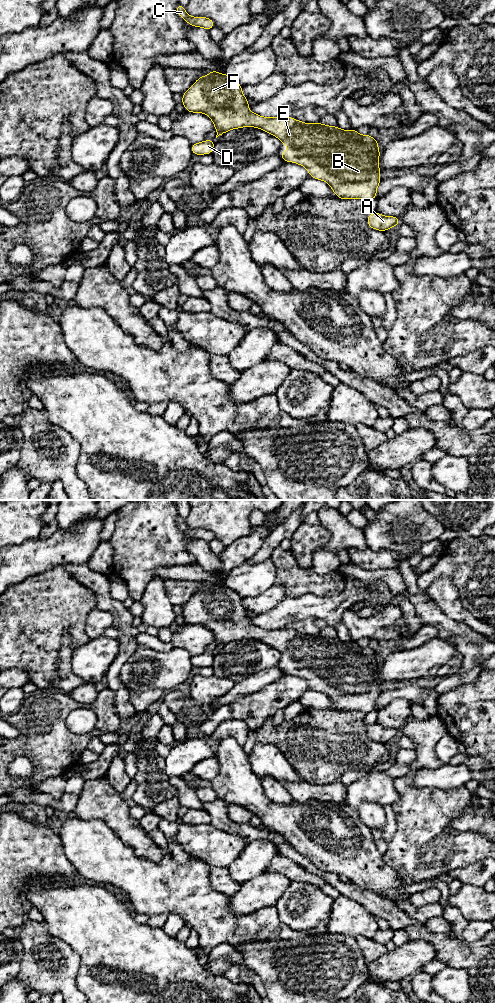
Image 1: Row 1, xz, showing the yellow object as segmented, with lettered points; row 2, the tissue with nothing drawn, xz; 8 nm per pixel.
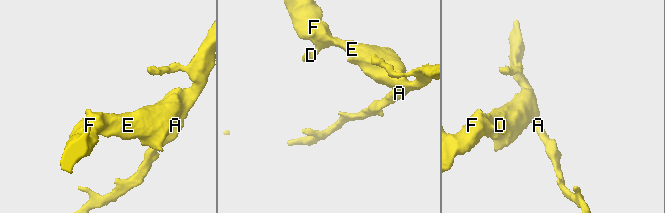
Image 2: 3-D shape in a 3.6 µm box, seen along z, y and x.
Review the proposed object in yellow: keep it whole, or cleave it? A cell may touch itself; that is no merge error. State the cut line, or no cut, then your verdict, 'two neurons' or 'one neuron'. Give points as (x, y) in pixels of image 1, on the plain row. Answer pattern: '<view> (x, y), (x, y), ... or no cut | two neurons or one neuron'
no cut | one neuron

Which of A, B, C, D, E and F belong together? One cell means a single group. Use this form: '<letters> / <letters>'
A B C D E F

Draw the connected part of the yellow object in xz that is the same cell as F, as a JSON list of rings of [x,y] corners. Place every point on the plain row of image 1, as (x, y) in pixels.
[[[212,582],[208,587],[201,588],[194,596],[182,606],[182,617],[187,624],[204,625],[214,635],[216,642],[216,650],[232,641],[239,641],[242,639],[255,639],[261,641],[275,649],[277,649],[283,657],[288,657],[288,663],[282,663],[280,669],[288,674],[294,674],[305,679],[311,690],[325,693],[329,696],[336,708],[342,712],[348,711],[362,711],[368,713],[371,711],[378,711],[376,702],[381,695],[379,687],[379,669],[380,661],[378,659],[378,652],[367,647],[360,647],[357,642],[343,642],[339,639],[324,637],[322,635],[304,635],[297,631],[288,629],[287,627],[281,629],[263,629],[251,624],[249,620],[248,611],[242,605],[241,596],[234,590],[227,586],[222,586],[216,582]]]

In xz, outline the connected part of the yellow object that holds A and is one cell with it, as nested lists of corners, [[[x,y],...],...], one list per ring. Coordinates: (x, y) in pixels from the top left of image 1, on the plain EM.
[[[378,724],[367,727],[368,738],[381,744],[396,739],[399,735],[400,730],[395,728],[384,728]]]

